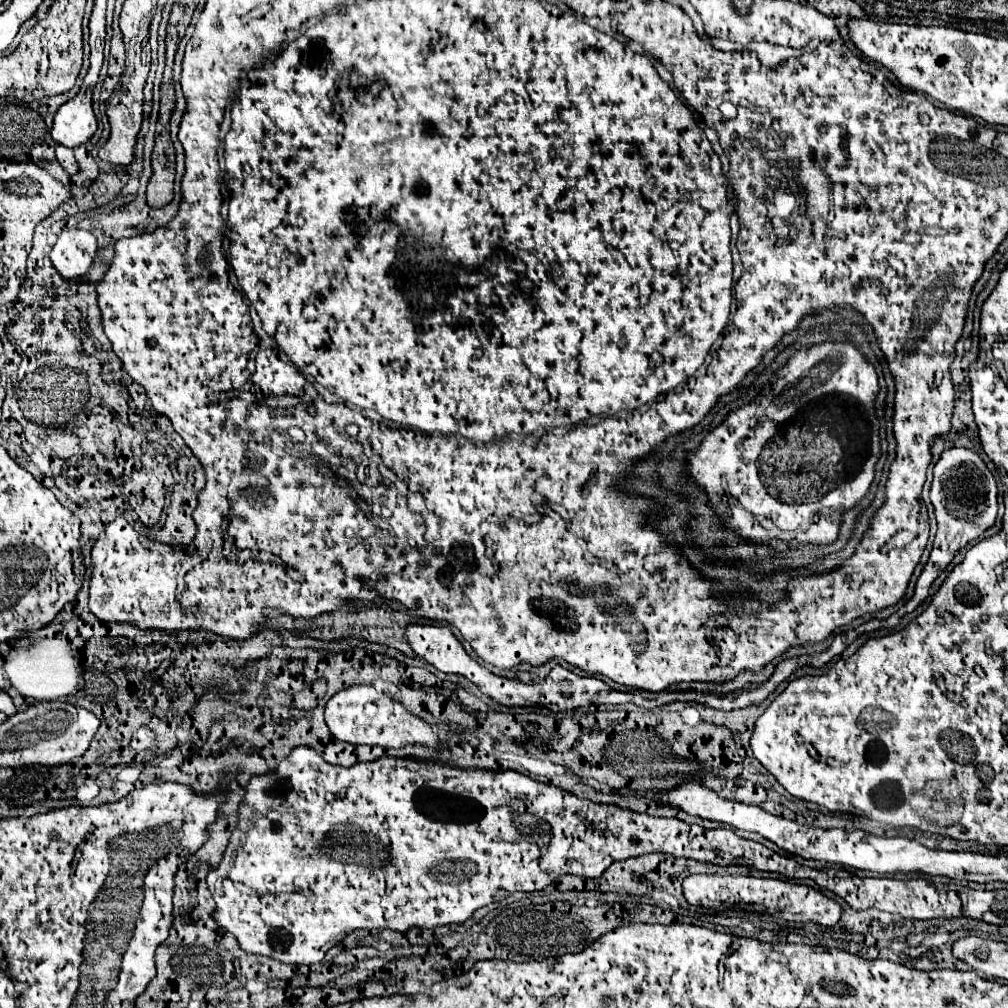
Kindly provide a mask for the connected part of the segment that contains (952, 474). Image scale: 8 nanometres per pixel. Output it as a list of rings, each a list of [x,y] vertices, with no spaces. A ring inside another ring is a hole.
[[[947,448],[933,468],[929,498],[935,506],[937,532],[933,546],[965,546],[993,526],[997,516],[997,484],[985,462],[969,448]]]

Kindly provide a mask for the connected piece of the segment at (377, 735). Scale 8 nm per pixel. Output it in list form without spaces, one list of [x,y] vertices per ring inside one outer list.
[[[355,684],[335,692],[325,706],[325,722],[337,740],[349,744],[377,744],[383,748],[401,748],[405,744],[425,744],[433,748],[439,746],[439,740],[437,736],[433,736],[431,726],[427,722],[407,712],[387,694],[377,692],[373,686]]]

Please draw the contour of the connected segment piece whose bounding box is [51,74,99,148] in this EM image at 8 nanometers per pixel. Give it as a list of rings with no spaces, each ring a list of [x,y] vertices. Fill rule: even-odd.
[[[99,74],[95,76],[95,80],[84,78],[83,90],[57,110],[51,128],[51,138],[57,144],[67,148],[77,148],[95,134],[97,120],[91,108],[91,88],[96,85],[98,77]],[[87,86],[89,86],[89,96],[87,96]]]

